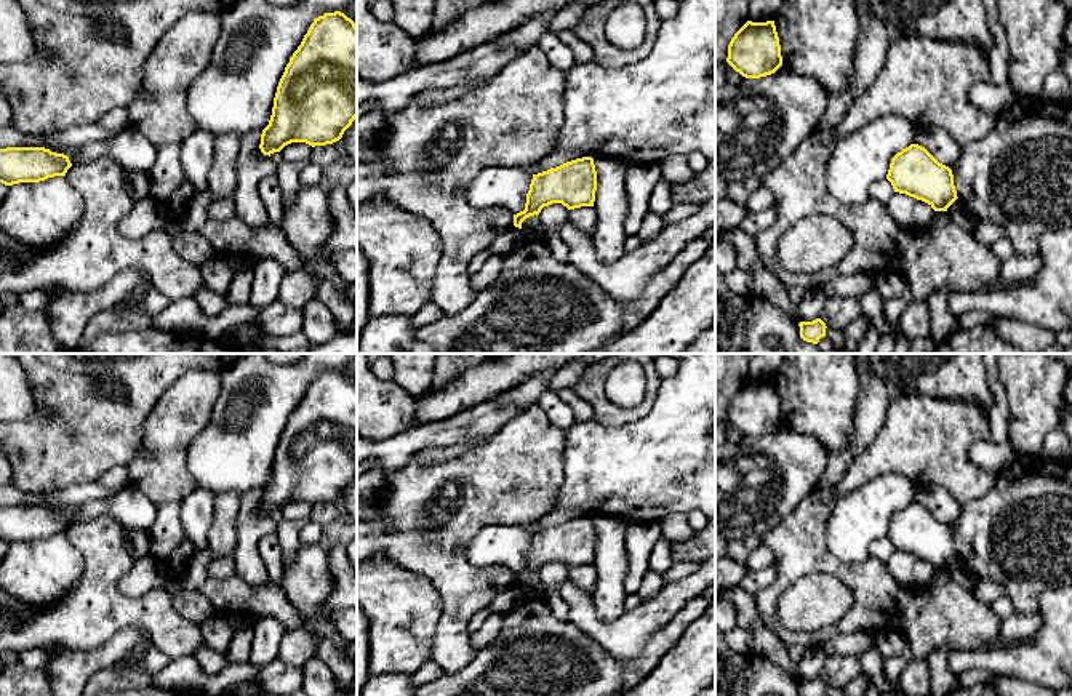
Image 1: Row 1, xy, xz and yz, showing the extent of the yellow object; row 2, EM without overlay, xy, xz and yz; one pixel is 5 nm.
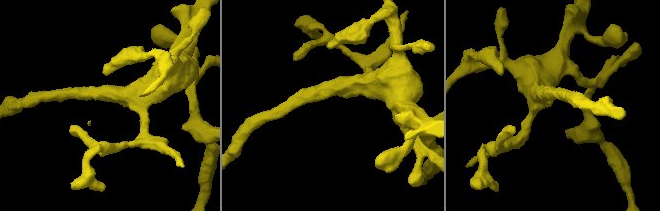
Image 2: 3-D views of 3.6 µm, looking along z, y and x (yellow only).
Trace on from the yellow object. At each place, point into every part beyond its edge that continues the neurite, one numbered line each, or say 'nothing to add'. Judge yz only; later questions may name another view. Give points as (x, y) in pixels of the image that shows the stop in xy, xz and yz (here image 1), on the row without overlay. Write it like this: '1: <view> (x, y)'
nothing to add

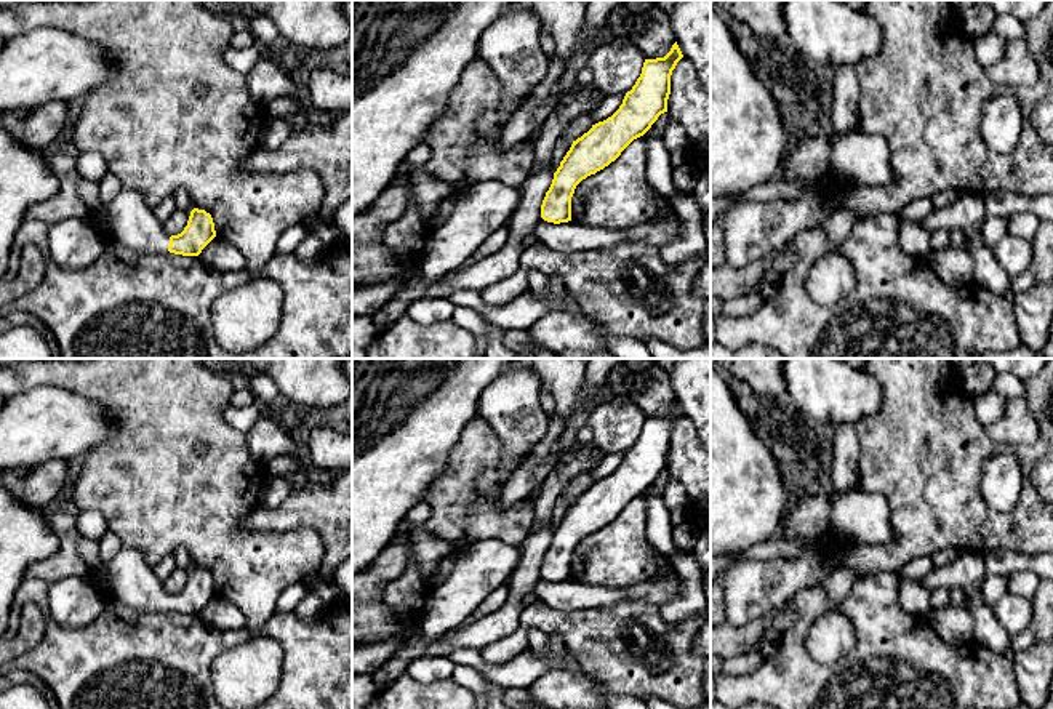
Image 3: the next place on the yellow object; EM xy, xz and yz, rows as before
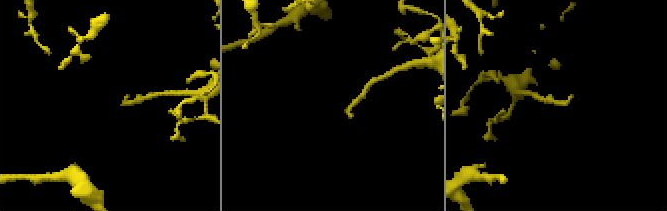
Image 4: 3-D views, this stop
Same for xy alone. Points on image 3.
1: xy (127, 578)

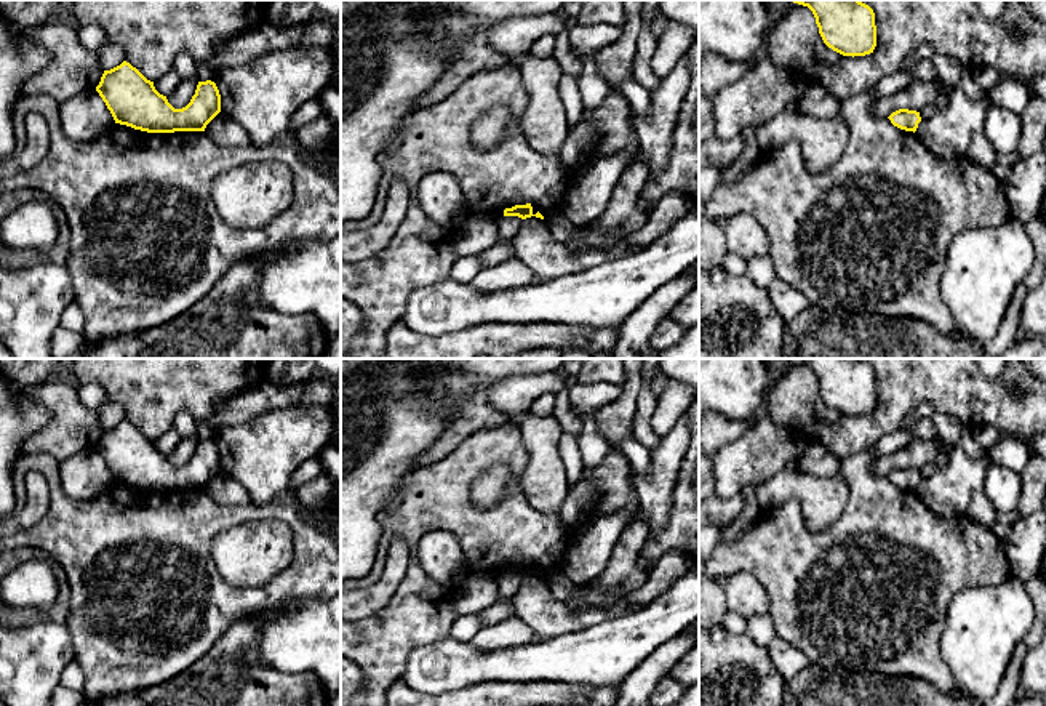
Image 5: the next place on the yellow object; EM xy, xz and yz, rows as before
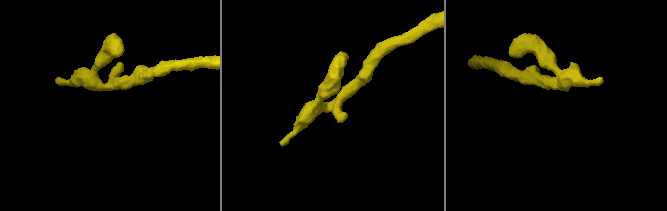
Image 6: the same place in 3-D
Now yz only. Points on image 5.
nothing to add

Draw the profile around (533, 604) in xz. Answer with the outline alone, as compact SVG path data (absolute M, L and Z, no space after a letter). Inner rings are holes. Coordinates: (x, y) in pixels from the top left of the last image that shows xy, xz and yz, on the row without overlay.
M531 575L521 580L520 589L512 597L513 616L531 628L537 640L592 628L601 621L624 616L629 602L621 597L613 607L568 610L552 596L545 578Z

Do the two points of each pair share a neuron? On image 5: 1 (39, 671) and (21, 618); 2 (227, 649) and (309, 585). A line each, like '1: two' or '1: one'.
1: two
2: two

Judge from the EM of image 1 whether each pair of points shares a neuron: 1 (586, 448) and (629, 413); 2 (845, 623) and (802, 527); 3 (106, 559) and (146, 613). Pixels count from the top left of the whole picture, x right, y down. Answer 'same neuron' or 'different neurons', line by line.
1: different neurons
2: same neuron
3: same neuron

